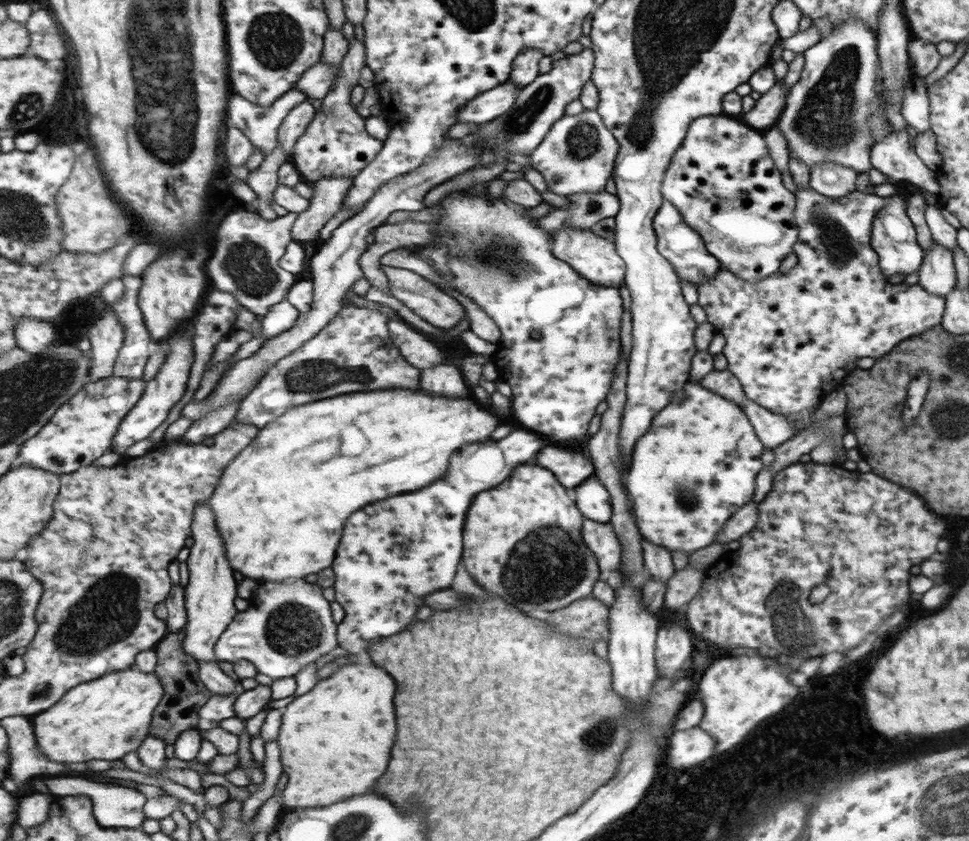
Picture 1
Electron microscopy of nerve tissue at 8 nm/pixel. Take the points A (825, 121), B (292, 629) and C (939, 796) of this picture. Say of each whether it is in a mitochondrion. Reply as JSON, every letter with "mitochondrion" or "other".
{"A":"mitochondrion","B":"mitochondrion","C":"mitochondrion"}

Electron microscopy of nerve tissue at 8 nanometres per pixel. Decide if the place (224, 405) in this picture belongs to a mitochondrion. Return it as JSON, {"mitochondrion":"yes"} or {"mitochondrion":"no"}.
{"mitochondrion":"no"}

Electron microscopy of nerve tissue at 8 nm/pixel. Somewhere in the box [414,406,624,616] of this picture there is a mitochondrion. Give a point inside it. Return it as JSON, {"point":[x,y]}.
{"point":[541,569]}

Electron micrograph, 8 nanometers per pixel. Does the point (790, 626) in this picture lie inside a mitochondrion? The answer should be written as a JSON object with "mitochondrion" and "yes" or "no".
{"mitochondrion":"yes"}

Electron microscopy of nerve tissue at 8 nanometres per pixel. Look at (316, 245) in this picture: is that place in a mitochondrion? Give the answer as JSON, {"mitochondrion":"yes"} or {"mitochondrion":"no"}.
{"mitochondrion":"no"}

